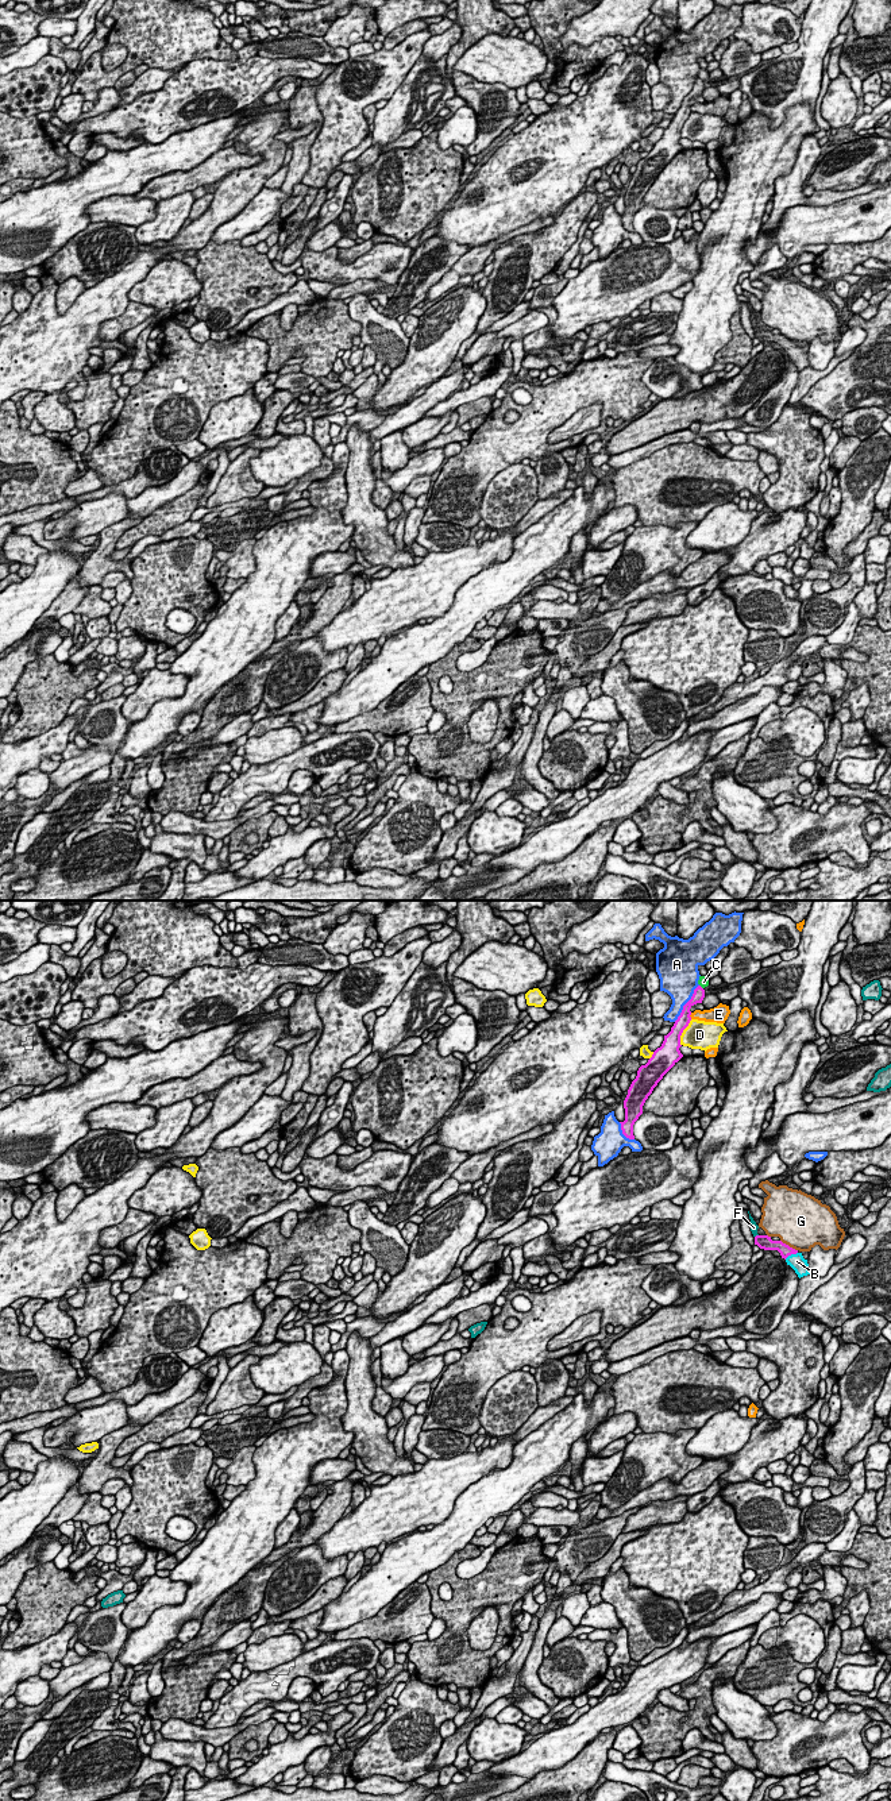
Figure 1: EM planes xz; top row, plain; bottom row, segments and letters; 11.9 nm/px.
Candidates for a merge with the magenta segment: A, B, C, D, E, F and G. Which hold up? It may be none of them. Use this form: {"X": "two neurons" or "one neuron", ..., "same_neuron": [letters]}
{"A": "two neurons", "B": "one neuron", "C": "two neurons", "D": "two neurons", "E": "two neurons", "F": "two neurons", "G": "two neurons", "same_neuron": ["B"]}

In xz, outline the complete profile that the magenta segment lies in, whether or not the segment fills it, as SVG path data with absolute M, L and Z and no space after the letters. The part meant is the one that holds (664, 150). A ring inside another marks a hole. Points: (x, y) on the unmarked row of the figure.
M698 78L694 82L691 92L683 99L683 103L671 120L671 124L664 128L662 139L653 144L652 150L645 158L639 161L637 169L632 174L624 193L625 213L620 215L622 227L626 231L634 232L633 217L643 207L645 193L663 169L683 150L679 143L682 139L680 128L691 113L690 101L697 96L702 96L703 90L705 82Z

